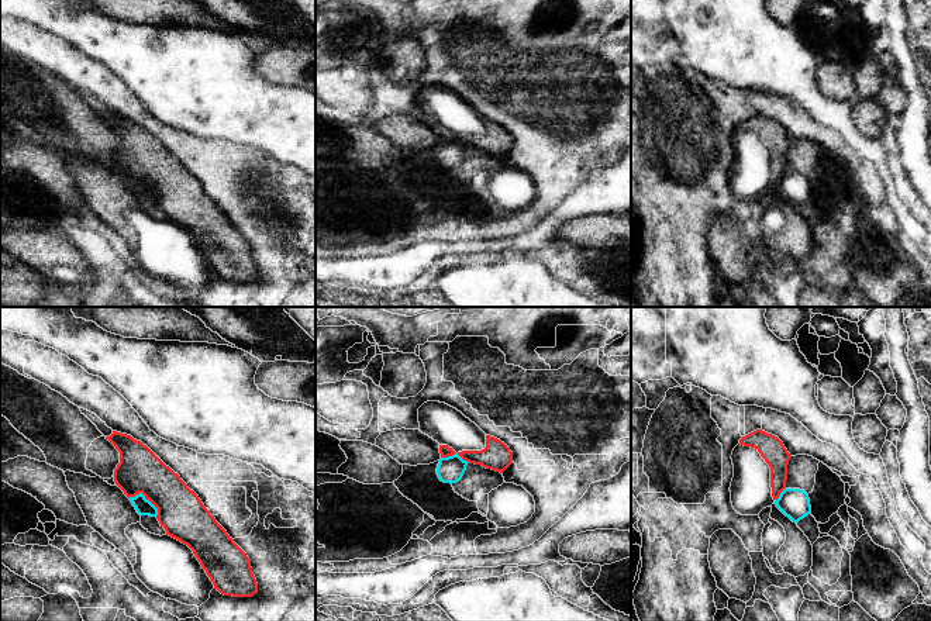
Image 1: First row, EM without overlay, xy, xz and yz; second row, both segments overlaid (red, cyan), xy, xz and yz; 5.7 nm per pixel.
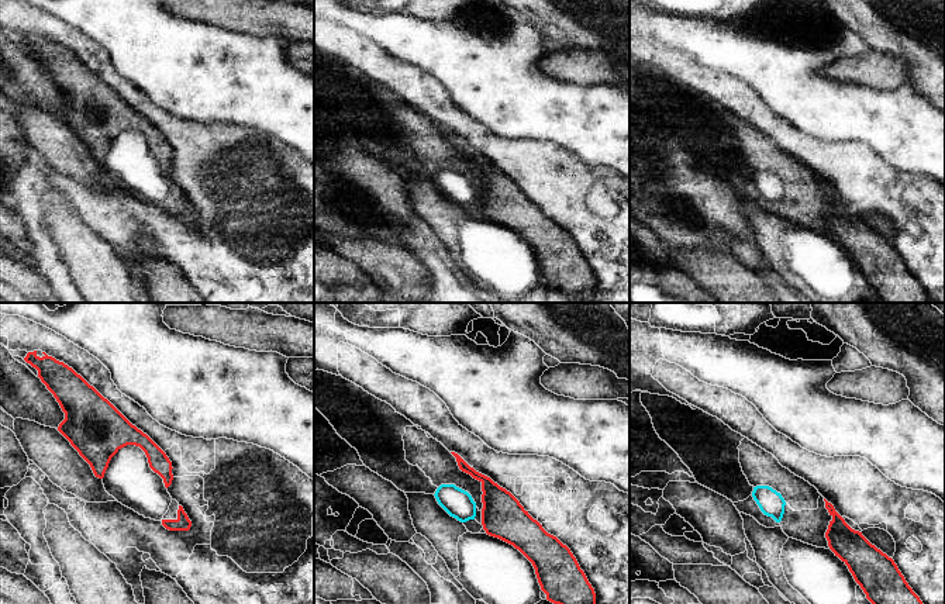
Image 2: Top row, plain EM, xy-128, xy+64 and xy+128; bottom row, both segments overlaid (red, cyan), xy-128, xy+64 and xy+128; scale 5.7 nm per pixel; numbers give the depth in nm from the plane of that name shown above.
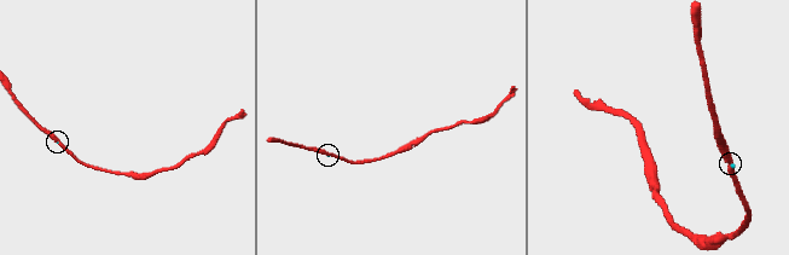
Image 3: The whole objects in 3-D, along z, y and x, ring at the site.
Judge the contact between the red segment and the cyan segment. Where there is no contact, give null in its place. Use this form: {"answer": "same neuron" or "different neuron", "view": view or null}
{"answer": "different neuron", "view": "xy"}

